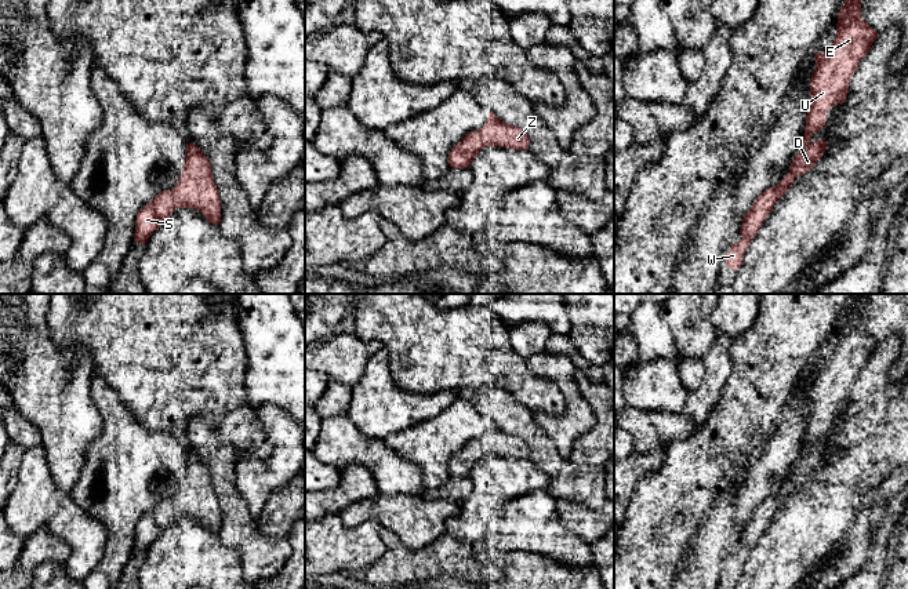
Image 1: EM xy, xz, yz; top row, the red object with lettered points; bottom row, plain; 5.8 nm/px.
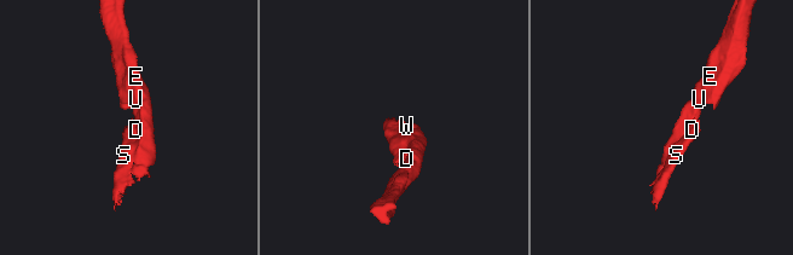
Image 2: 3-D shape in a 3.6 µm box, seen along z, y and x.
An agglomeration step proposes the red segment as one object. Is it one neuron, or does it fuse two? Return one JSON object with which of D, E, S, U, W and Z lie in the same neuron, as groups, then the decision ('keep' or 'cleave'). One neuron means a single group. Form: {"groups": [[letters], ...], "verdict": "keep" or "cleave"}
{"groups": [["D", "E", "S", "U", "W", "Z"]], "verdict": "keep"}

